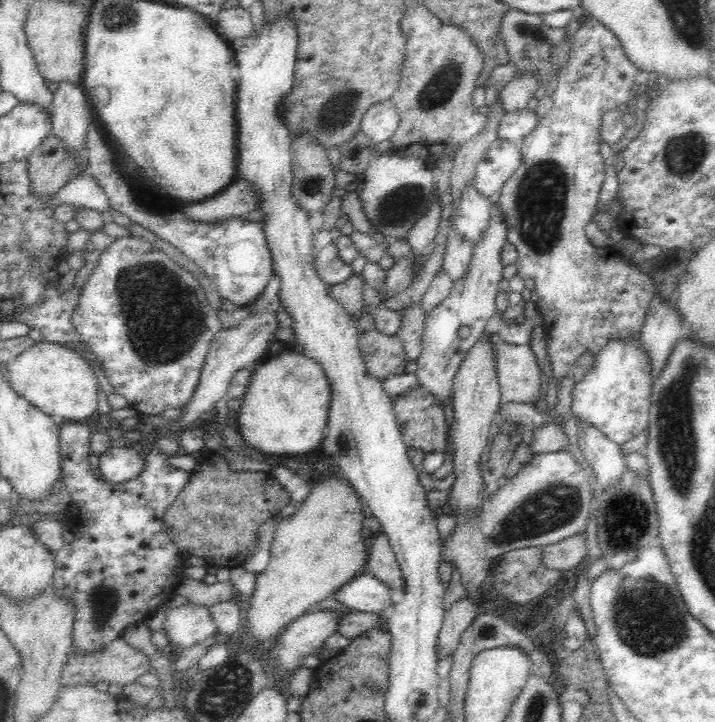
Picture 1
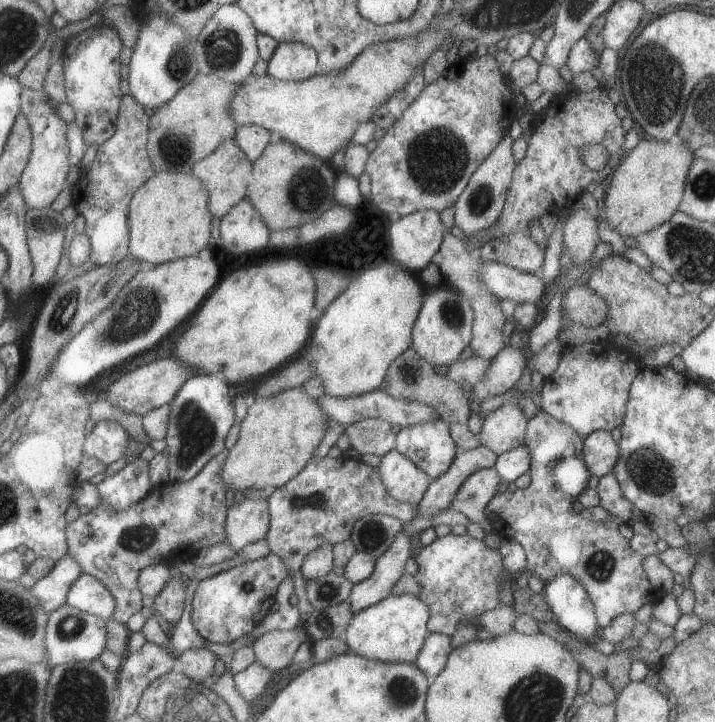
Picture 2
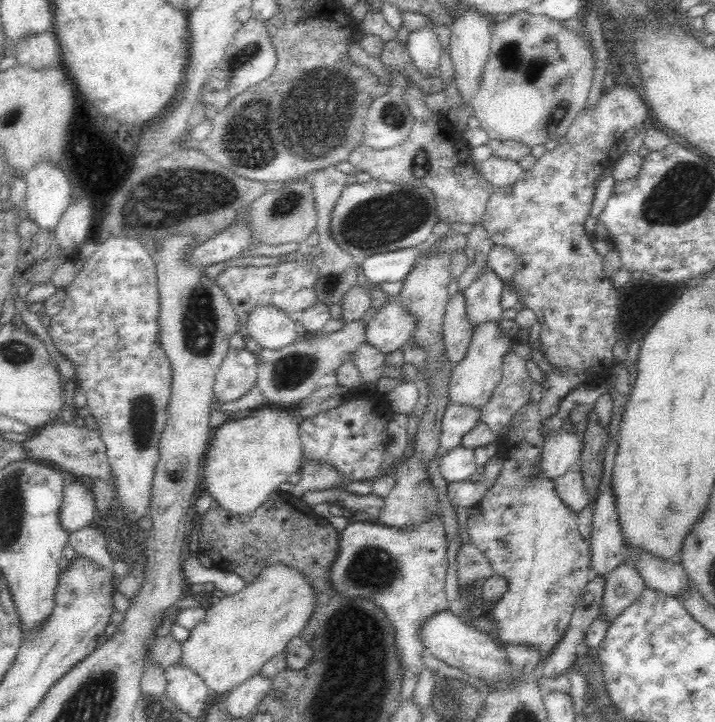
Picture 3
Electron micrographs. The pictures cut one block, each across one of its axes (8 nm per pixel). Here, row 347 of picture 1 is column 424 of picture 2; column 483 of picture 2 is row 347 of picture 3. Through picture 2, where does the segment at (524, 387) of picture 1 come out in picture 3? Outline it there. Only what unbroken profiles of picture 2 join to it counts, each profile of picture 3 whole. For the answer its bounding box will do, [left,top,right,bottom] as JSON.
[443,291,473,364]

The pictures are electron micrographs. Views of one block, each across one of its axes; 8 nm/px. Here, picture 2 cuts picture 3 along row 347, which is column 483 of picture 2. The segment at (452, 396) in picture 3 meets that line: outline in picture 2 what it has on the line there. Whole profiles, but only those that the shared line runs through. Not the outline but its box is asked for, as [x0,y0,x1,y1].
[449,468,501,534]

